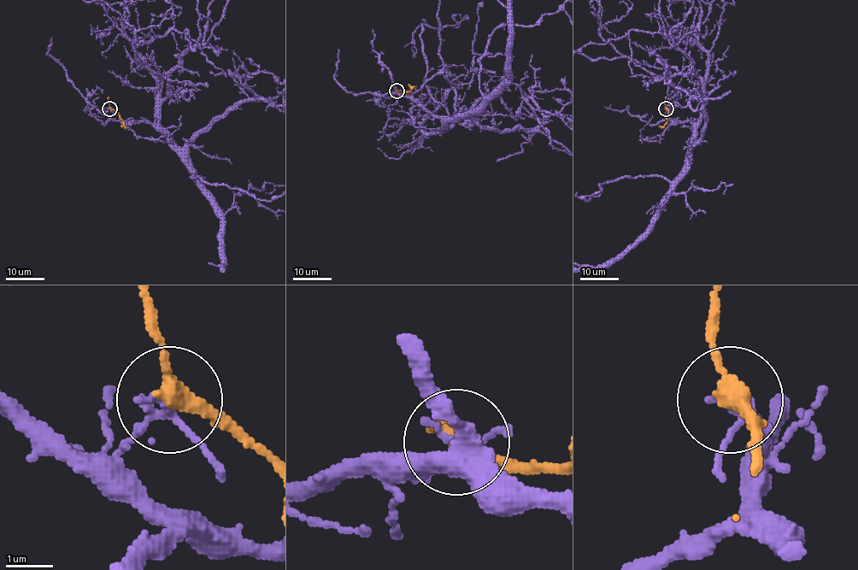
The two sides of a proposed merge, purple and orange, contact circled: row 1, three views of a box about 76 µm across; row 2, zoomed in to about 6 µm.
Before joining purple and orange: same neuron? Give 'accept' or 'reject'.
reject

